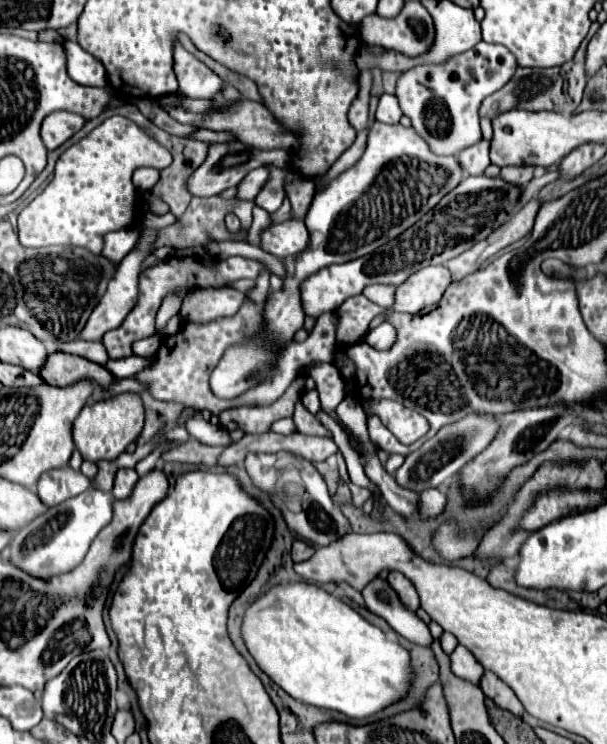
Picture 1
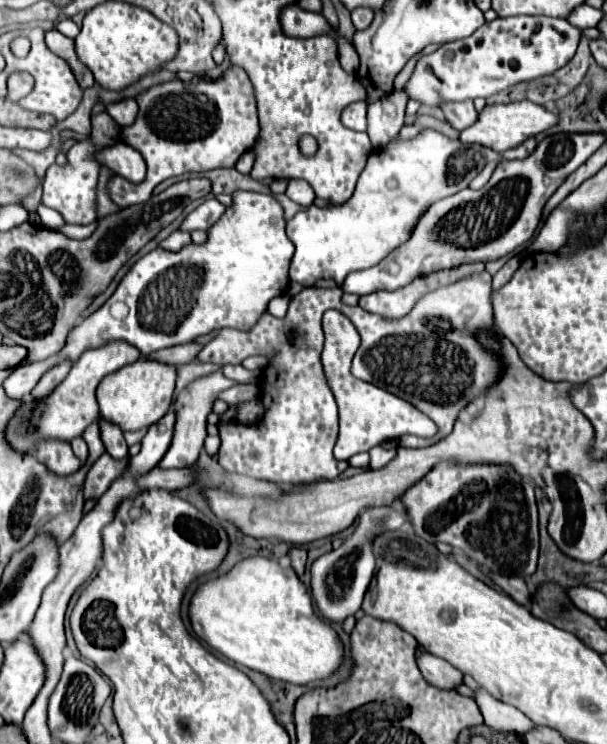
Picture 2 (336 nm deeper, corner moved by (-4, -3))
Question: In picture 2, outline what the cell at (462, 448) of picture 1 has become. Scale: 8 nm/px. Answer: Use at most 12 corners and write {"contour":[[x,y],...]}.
{"contour":[[397,499],[311,565],[319,615],[343,623],[375,575],[373,539],[407,523]]}

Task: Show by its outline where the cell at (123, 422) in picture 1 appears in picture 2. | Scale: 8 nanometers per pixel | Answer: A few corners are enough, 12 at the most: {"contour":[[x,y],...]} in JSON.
{"contour":[[129,363],[97,387],[101,417],[123,431],[171,407],[177,367]]}

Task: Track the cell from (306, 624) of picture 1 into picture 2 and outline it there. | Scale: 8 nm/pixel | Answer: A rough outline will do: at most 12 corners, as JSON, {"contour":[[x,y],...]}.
{"contour":[[247,557],[201,583],[195,635],[297,685],[329,677],[337,633],[291,567]]}

